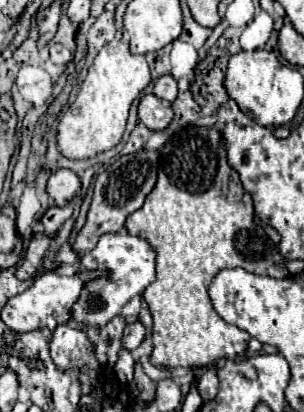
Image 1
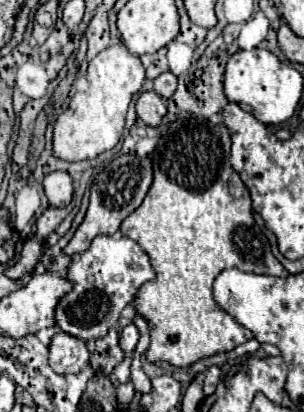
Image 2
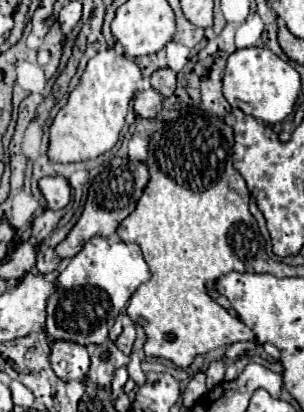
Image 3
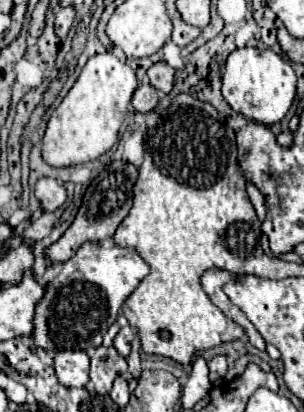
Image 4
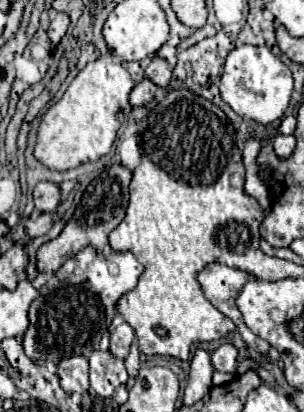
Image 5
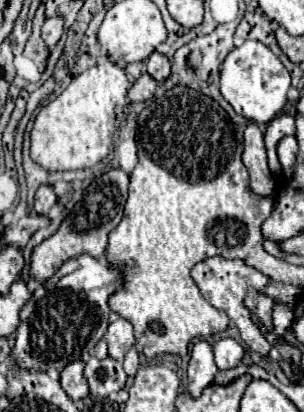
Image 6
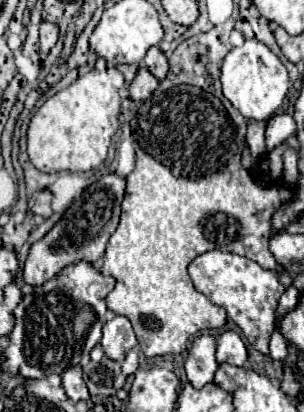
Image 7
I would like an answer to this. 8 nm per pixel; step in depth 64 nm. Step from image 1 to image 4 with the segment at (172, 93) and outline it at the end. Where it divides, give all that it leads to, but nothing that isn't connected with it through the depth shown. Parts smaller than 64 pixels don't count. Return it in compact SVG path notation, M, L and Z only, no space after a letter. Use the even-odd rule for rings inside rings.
M156 62L154 66L150 66L148 68L148 80L150 80L150 84L156 88L156 90L160 90L160 92L164 92L164 94L168 94L170 90L172 90L172 82L174 82L174 68L172 66L168 66L166 62Z

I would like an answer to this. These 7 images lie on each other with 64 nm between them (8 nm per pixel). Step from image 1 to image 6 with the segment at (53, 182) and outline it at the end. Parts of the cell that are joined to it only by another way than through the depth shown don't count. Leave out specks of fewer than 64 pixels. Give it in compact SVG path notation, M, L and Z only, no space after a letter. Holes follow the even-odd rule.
M40 186L36 192L36 202L34 202L34 210L42 216L48 216L50 208L56 202L56 194L52 190L52 186Z

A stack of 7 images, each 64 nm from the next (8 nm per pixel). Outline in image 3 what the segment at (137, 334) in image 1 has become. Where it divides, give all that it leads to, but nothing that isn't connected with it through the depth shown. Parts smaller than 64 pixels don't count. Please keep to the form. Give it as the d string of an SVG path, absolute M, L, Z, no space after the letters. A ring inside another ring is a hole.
M128 324L128 326L124 326L124 330L122 330L122 334L116 338L116 346L128 356L130 354L130 350L132 350L132 344L134 344L134 338L136 338L136 326L134 324Z

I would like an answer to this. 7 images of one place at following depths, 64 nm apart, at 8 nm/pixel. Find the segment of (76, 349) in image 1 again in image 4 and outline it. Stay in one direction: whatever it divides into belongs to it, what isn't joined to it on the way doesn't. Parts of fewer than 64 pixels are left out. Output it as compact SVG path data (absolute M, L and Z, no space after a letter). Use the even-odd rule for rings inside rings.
M82 350L72 352L56 352L54 356L54 370L62 386L66 388L86 388L88 384L88 366L90 358Z

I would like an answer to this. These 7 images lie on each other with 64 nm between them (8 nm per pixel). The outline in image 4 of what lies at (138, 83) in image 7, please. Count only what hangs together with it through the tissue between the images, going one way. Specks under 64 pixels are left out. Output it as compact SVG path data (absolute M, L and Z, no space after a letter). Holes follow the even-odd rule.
M140 84L132 96L132 106L136 112L150 112L158 104L158 92L150 84Z

